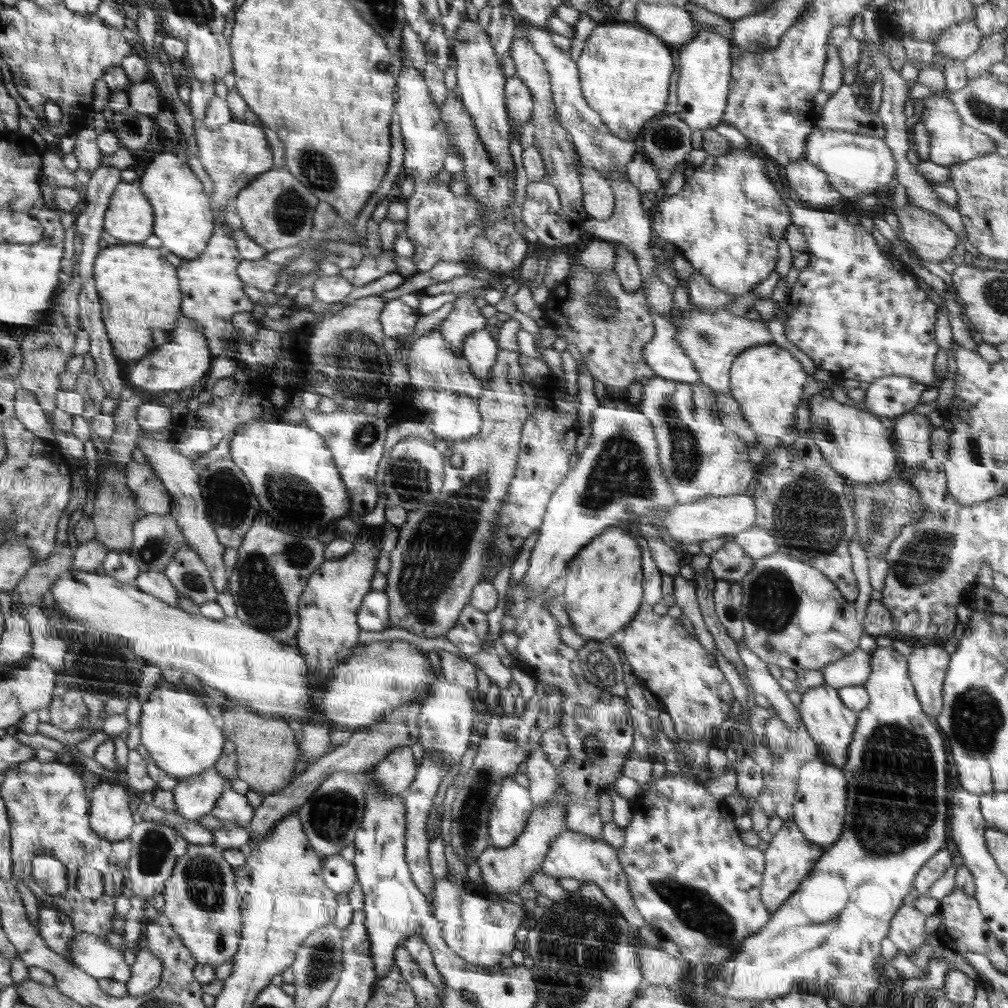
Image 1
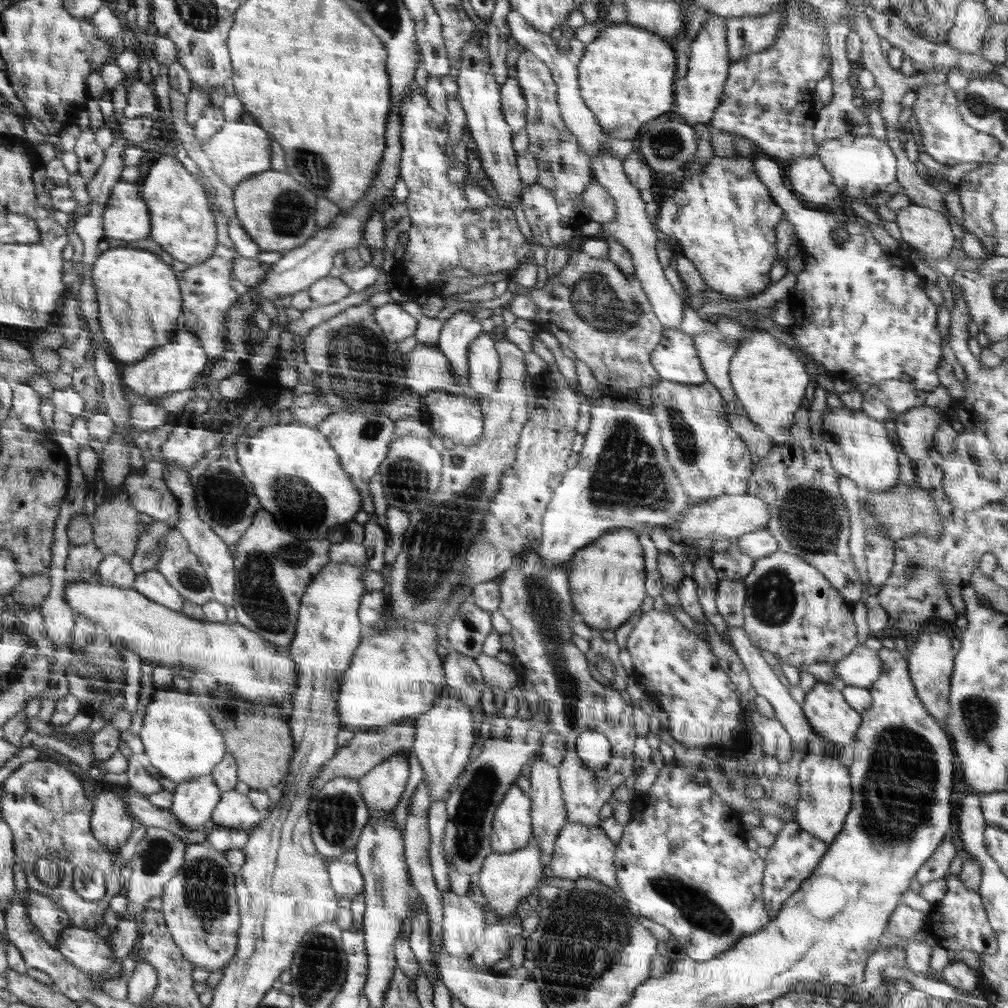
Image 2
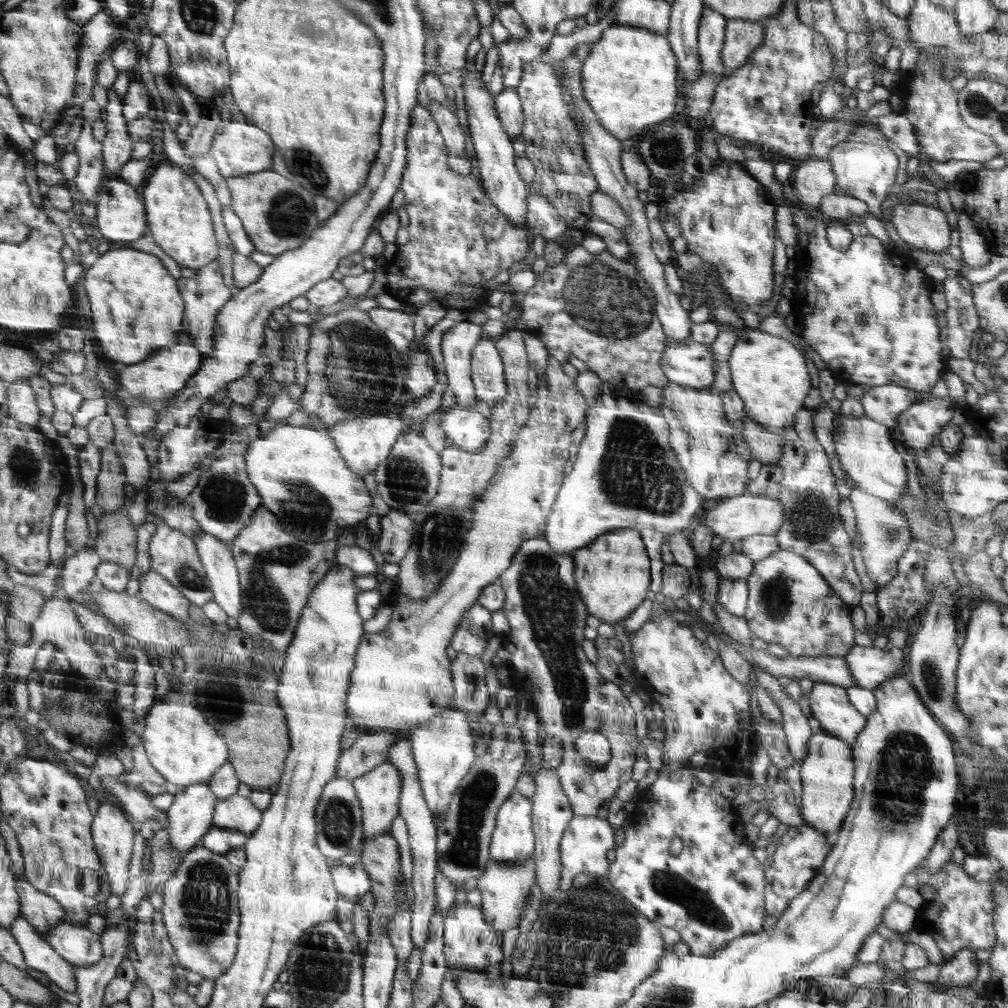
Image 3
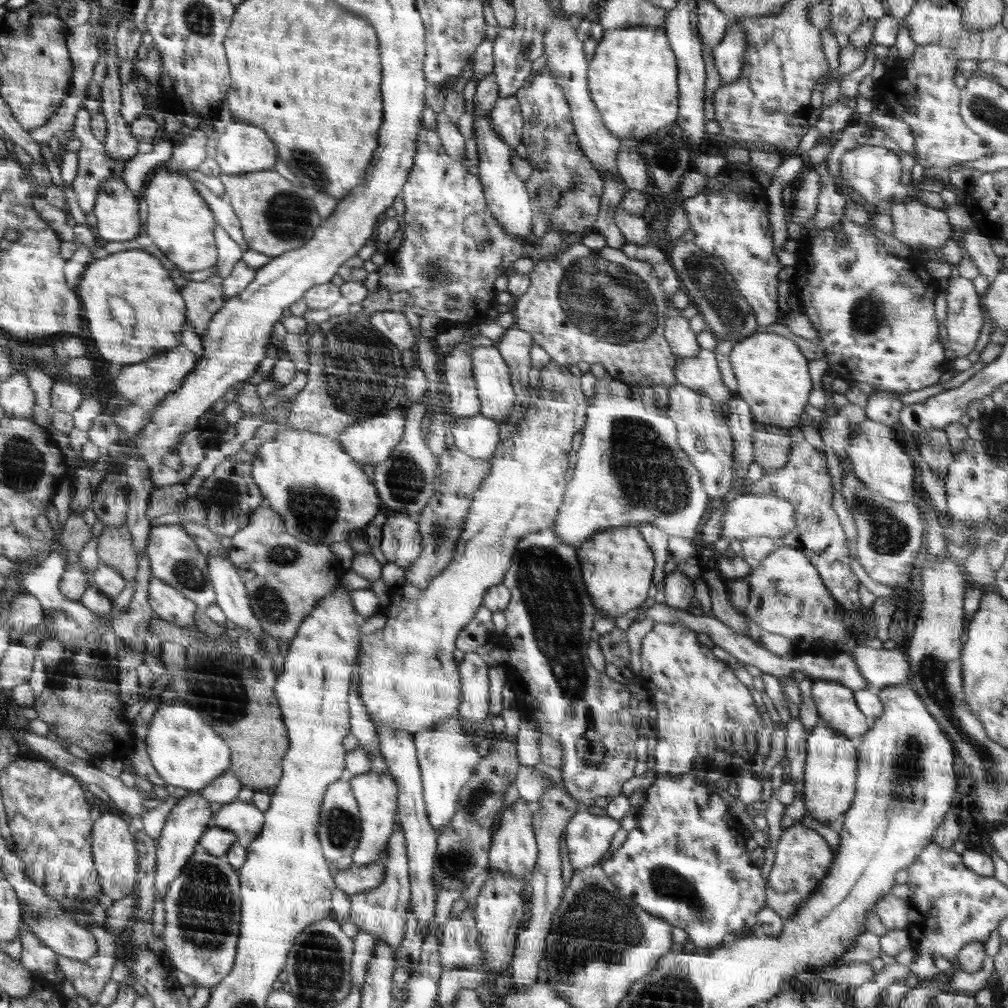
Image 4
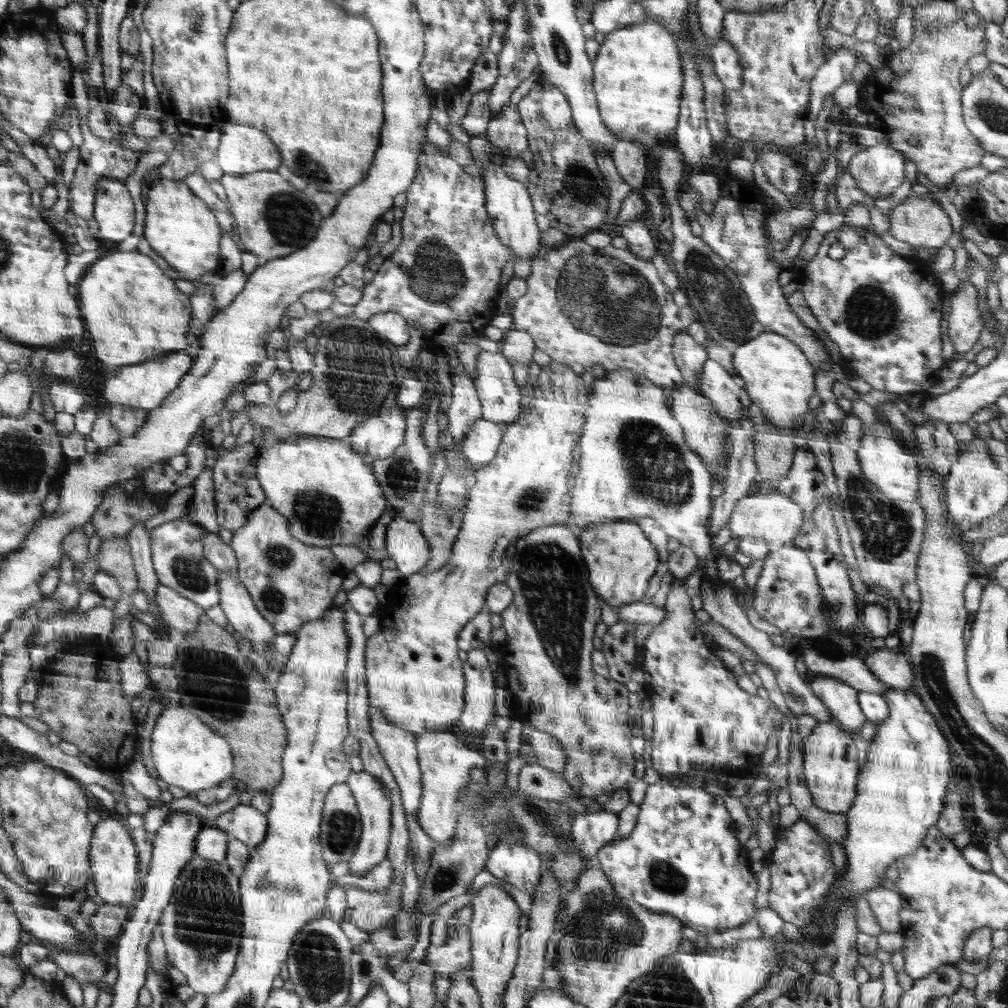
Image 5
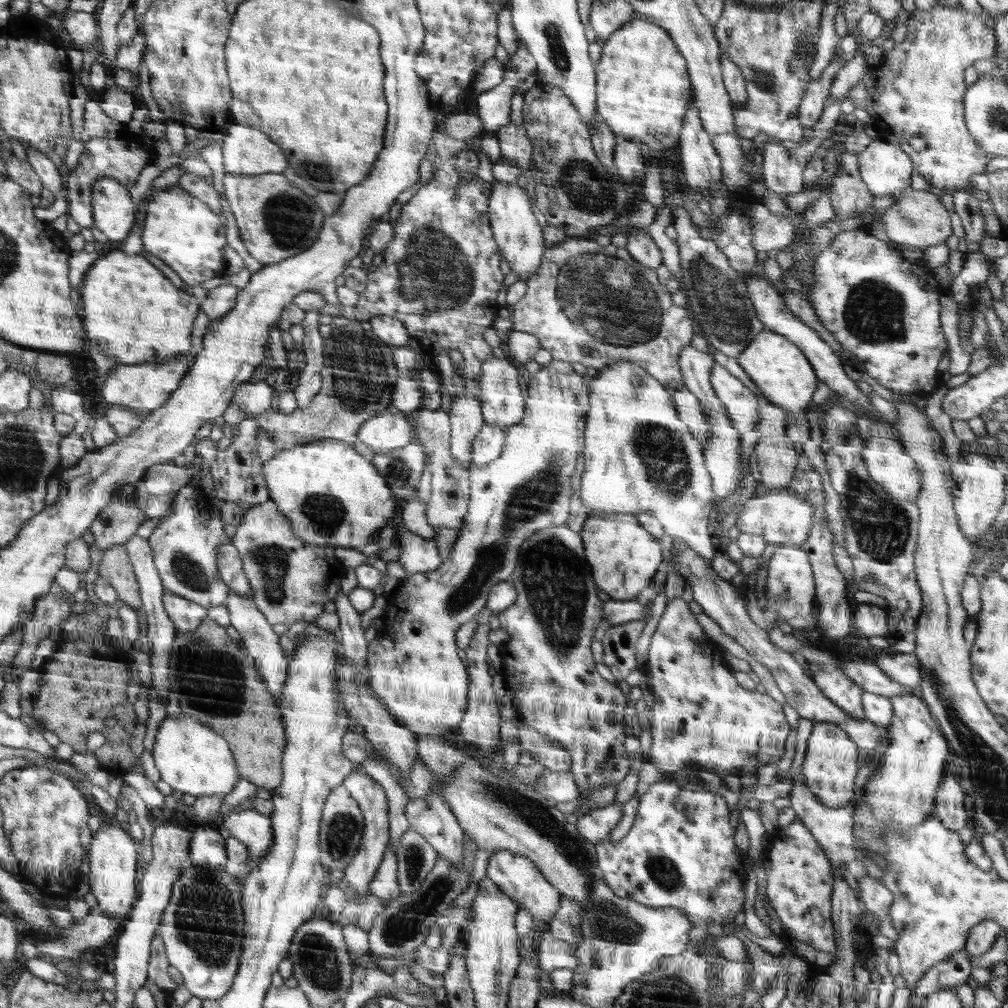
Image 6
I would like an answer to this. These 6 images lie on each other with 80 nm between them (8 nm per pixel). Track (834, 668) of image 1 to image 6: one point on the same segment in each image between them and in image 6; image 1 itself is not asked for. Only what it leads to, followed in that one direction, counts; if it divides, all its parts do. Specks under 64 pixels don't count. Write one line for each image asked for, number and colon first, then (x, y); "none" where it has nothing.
2: (861, 667)
3: (869, 665)
4: (882, 667)
5: (894, 669)
6: (904, 668)

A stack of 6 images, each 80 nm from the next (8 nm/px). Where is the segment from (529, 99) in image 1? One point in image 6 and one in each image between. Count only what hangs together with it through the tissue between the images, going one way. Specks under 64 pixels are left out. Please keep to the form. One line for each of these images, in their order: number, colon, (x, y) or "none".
2: (514, 104)
3: (508, 102)
4: (506, 117)
5: (505, 131)
6: (514, 144)

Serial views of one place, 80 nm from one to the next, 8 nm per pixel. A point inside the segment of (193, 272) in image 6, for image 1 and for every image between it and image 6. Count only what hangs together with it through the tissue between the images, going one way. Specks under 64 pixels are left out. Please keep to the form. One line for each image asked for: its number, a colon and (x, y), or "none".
1: (184, 223)
2: (183, 225)
3: (179, 222)
4: (180, 224)
5: (180, 227)

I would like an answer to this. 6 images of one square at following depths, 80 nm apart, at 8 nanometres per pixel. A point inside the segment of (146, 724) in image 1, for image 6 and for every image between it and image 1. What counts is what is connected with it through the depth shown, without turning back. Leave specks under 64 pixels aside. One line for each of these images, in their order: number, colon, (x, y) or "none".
2: (181, 741)
3: (186, 749)
4: (185, 750)
5: (186, 753)
6: (194, 759)

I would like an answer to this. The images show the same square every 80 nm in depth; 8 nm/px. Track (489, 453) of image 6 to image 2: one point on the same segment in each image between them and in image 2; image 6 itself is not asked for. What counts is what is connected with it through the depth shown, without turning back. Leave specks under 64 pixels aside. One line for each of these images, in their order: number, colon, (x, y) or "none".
2: (455, 416)
3: (467, 428)
4: (477, 436)
5: (480, 445)

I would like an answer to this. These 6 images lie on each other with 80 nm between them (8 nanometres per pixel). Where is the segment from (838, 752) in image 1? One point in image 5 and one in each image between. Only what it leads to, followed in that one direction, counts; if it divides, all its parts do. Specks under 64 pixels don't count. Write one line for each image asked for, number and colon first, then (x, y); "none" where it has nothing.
2: (830, 716)
3: (829, 703)
4: (835, 703)
5: (841, 699)

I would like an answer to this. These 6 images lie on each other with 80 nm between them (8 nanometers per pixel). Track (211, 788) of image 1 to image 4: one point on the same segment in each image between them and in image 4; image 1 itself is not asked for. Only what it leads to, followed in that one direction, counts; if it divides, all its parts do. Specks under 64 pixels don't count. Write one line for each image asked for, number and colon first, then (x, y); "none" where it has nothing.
2: (193, 801)
3: (190, 817)
4: (185, 824)

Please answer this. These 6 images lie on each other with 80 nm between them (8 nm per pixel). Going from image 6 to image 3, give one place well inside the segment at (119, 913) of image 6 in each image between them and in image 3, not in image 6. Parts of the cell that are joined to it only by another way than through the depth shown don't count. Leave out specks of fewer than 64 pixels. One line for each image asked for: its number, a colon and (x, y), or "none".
3: (113, 836)
4: (115, 854)
5: (115, 872)

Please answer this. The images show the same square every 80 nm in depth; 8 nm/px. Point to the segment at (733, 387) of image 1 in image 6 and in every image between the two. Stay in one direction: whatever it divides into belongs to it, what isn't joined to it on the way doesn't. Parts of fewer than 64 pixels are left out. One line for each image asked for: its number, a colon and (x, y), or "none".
2: (769, 379)
3: (769, 374)
4: (771, 373)
5: (779, 379)
6: (786, 378)

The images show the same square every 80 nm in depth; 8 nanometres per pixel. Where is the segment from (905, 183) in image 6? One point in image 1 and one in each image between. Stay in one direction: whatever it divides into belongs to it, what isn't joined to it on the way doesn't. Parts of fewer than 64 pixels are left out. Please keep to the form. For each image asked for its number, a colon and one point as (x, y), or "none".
1: (858, 166)
2: (861, 167)
3: (864, 170)
4: (875, 172)
5: (879, 170)

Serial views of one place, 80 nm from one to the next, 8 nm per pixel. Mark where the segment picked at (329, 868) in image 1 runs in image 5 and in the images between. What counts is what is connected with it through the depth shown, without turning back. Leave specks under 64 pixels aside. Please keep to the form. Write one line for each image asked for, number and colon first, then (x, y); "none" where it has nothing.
2: (347, 879)
3: (352, 881)
4: (356, 879)
5: (381, 876)

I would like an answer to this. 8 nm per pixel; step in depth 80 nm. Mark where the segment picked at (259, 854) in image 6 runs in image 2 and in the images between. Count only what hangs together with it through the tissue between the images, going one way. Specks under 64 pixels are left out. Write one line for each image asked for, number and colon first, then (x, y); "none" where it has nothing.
2: (234, 810)
3: (236, 812)
4: (245, 820)
5: (245, 823)

